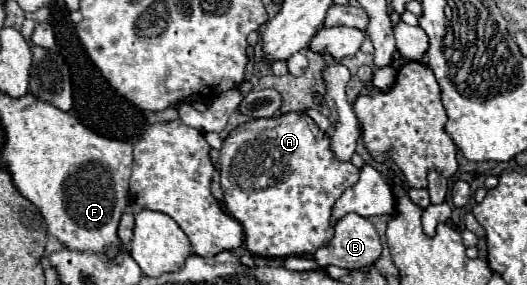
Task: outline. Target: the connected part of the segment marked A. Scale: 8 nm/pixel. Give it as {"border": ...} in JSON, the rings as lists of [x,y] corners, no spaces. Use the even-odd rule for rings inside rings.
{"border":[[[287,112],[287,114],[279,114],[273,118],[257,118],[251,122],[245,122],[241,126],[237,126],[223,142],[223,148],[219,151],[219,163],[221,172],[221,188],[225,194],[225,208],[229,210],[229,214],[243,226],[245,230],[245,248],[255,254],[255,256],[263,256],[263,258],[289,258],[289,256],[313,256],[321,246],[325,246],[331,238],[333,238],[333,226],[331,226],[331,212],[335,202],[341,198],[341,194],[355,186],[359,180],[359,168],[353,166],[351,162],[343,162],[337,160],[333,150],[331,150],[331,140],[325,132],[319,130],[319,126],[305,114],[305,112]]]}

